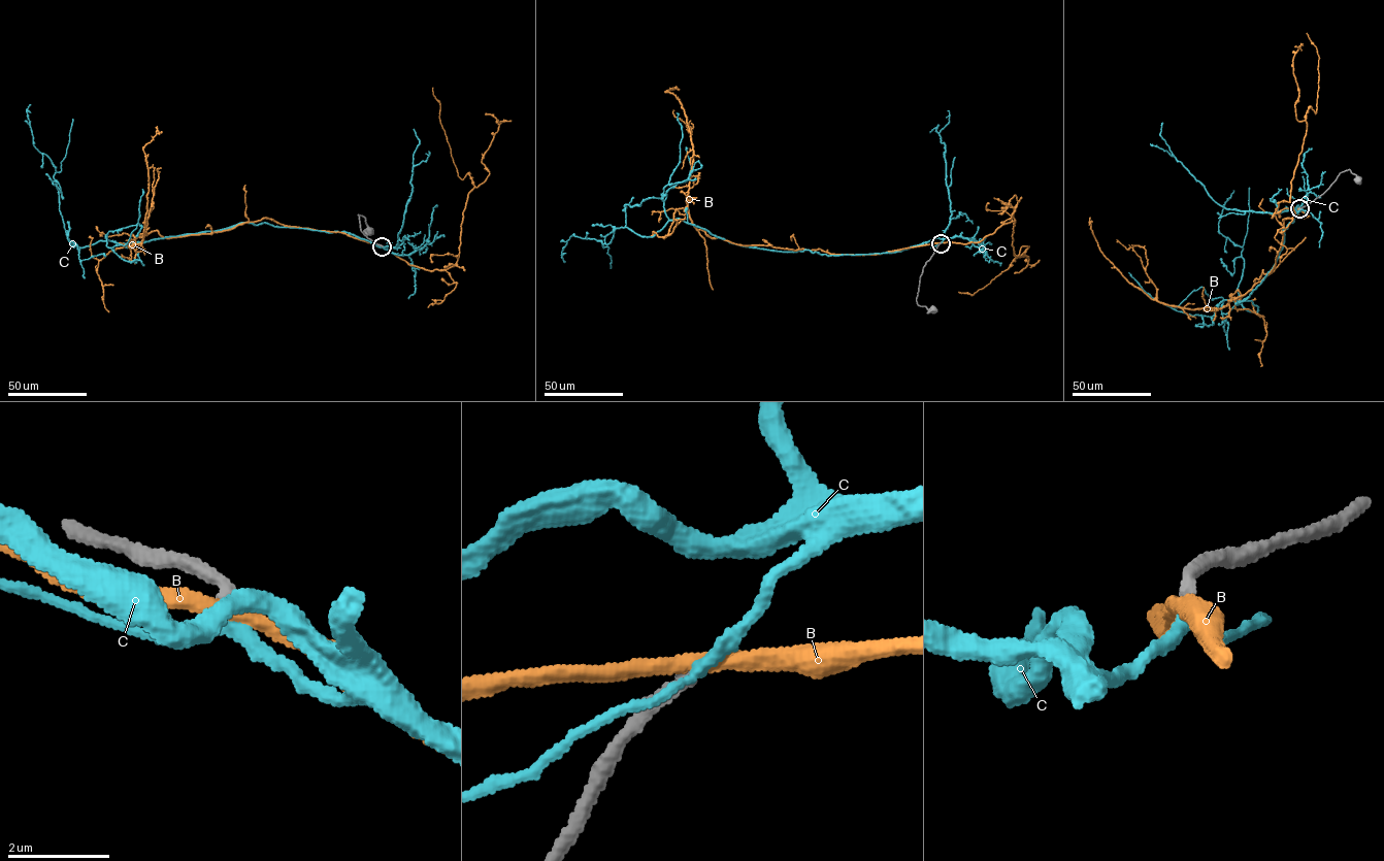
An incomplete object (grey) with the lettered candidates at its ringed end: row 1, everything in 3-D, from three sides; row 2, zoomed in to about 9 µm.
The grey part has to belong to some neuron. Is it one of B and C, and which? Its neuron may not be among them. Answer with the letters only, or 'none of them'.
C

